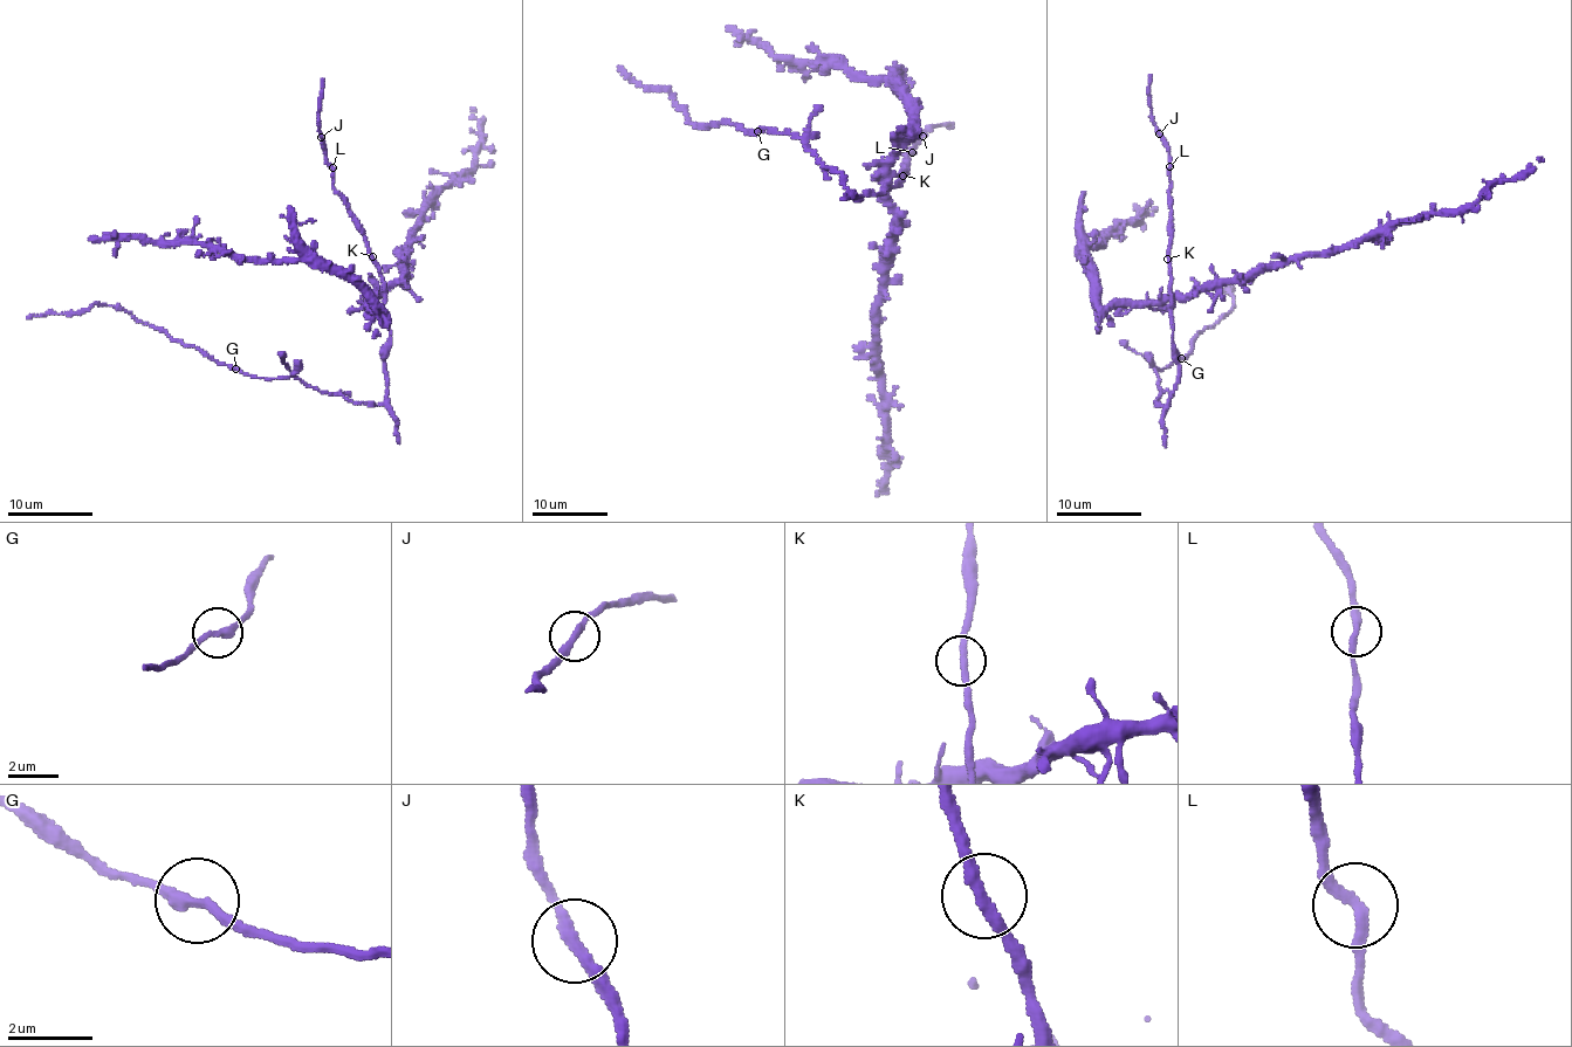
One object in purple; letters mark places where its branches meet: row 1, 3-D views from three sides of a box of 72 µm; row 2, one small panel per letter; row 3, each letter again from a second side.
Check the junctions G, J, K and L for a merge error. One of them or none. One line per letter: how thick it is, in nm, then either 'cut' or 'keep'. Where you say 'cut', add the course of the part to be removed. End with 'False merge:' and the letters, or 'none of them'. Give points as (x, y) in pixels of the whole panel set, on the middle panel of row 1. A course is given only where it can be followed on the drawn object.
G: 280 nm | keep
J: 260 nm | keep
K: 260 nm | keep
L: 280 nm | keep
False merge: none of them

